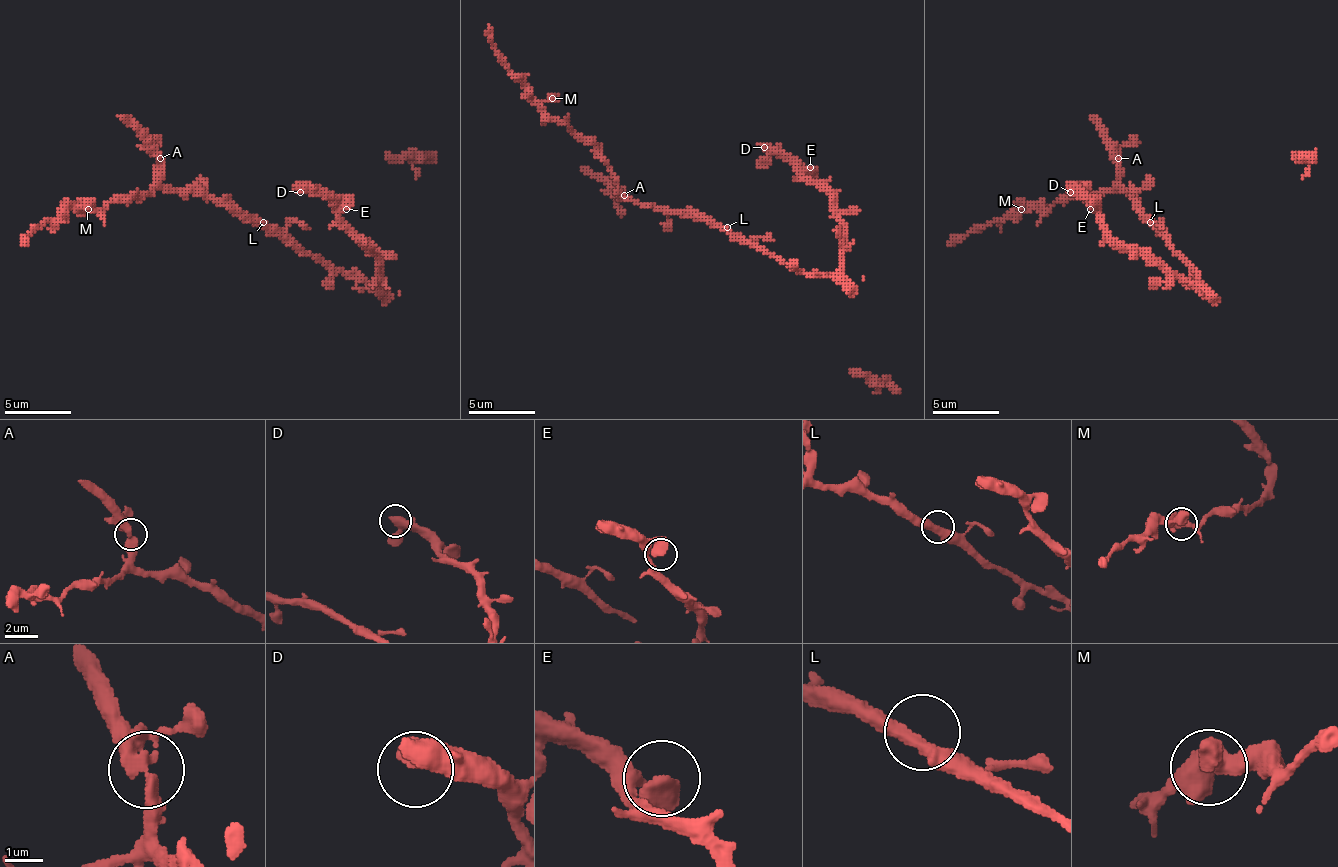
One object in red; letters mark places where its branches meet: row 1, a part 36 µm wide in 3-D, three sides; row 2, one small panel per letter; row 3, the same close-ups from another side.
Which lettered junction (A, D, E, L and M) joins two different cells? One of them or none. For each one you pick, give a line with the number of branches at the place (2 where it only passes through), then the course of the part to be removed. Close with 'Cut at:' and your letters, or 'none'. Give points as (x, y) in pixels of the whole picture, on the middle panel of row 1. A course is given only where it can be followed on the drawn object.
A: branches 2; course (625, 194), (618, 194), (581, 167)
Cut at: A

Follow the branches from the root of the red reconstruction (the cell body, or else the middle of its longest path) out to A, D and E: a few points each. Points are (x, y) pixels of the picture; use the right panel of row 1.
A: (1153, 229), (1140, 215), (1140, 205), (1117, 182), (1117, 159)
D: (1153, 229), (1196, 272), (1196, 282), (1180, 282), (1137, 252), (1127, 252), (1103, 219), (1070, 192)
E: (1153, 229), (1196, 272), (1196, 282), (1180, 282), (1160, 265), (1150, 265), (1137, 252), (1127, 252), (1090, 209)

